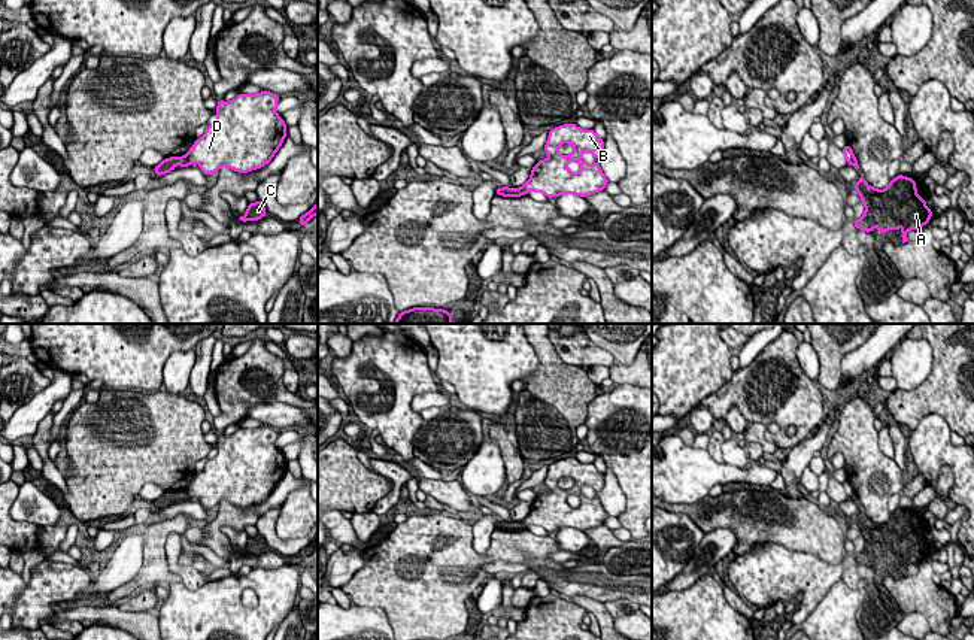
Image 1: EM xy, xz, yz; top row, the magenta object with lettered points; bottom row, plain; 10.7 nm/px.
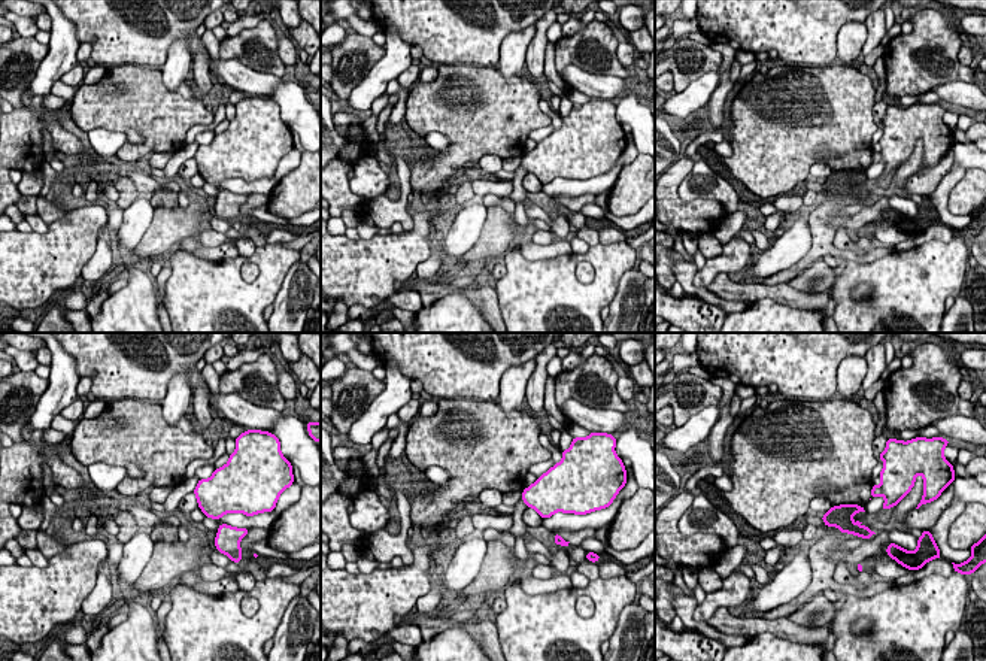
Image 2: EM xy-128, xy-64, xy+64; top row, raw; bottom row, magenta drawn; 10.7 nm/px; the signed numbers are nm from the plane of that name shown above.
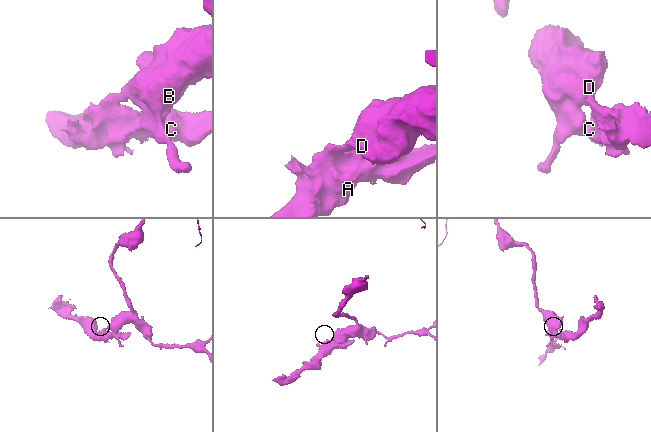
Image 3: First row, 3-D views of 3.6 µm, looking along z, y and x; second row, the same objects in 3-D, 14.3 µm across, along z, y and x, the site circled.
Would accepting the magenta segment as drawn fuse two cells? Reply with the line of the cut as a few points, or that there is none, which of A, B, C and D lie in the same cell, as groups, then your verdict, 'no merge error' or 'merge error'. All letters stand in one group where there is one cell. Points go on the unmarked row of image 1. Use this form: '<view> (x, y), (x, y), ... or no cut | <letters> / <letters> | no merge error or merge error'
xy (184, 490), (190, 499) | A C / B D | merge error

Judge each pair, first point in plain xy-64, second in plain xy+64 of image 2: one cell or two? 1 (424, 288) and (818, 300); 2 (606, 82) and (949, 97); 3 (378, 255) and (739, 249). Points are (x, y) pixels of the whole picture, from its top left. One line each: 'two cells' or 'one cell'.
1: one cell
2: one cell
3: one cell

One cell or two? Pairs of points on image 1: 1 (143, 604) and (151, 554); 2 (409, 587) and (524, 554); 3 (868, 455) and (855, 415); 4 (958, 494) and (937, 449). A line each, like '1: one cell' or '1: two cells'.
1: two cells
2: one cell
3: one cell
4: one cell

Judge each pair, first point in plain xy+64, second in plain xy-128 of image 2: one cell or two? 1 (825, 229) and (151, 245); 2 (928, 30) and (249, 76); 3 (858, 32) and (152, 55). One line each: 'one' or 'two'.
1: one
2: two
3: two

